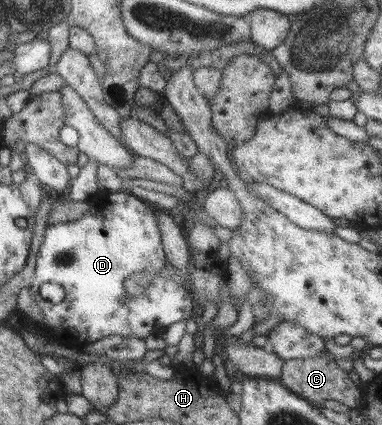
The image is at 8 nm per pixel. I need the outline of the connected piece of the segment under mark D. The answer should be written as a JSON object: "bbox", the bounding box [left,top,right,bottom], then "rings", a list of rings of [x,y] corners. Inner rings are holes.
{"bbox":[27,190,196,345],"rings":[[[100,190],[95,197],[89,199],[89,204],[88,211],[78,220],[56,222],[46,227],[44,238],[36,253],[34,279],[27,288],[30,290],[32,300],[42,311],[44,324],[52,328],[62,326],[66,330],[76,330],[78,334],[84,334],[82,345],[86,345],[112,334],[138,339],[145,339],[147,336],[161,337],[170,324],[190,318],[196,309],[191,295],[184,286],[170,277],[154,275],[154,279],[150,279],[146,289],[138,296],[128,297],[124,291],[123,282],[130,274],[142,270],[158,274],[158,270],[164,266],[164,262],[167,262],[154,213],[156,206],[124,190],[116,192]],[[44,282],[53,282],[62,286],[64,290],[62,301],[53,304],[38,295],[38,288]]]}

